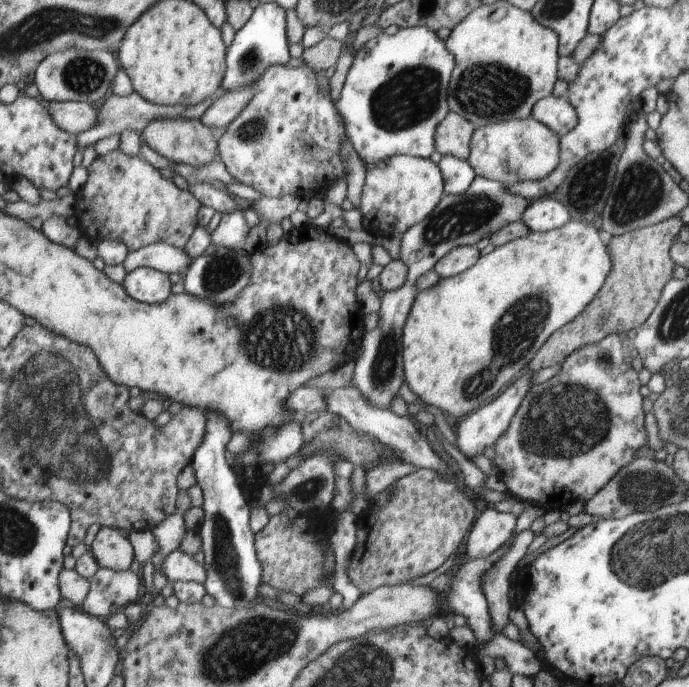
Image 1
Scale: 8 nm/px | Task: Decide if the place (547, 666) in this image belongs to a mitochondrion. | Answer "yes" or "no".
no

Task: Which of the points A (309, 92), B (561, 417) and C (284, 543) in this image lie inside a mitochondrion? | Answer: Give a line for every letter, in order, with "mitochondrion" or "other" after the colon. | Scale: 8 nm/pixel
A: other
B: mitochondrion
C: other

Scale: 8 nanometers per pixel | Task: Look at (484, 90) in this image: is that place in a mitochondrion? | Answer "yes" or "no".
yes

